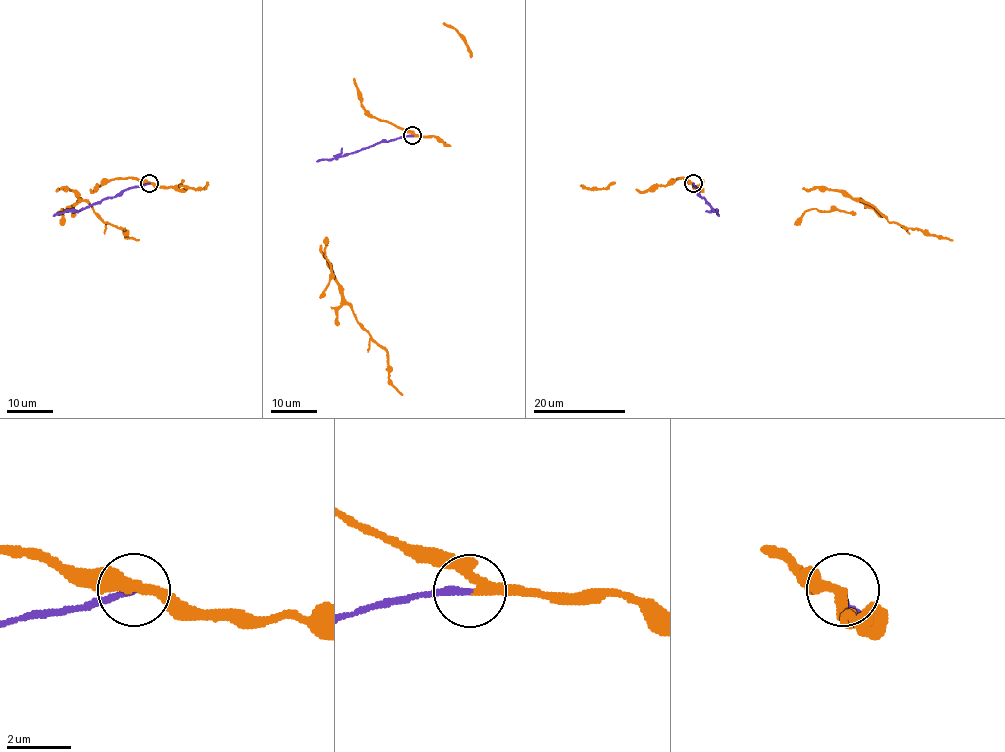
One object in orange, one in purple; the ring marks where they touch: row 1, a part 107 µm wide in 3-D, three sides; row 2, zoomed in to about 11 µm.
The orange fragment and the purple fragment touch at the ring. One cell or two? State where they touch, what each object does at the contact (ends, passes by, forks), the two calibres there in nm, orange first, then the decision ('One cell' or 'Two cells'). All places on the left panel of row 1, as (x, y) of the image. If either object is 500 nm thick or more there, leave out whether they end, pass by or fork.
Place: (149, 183). At the ring orange passes by. At the ring purple ends. Thickness 240 nm (orange) against 200 nm. Two cells

